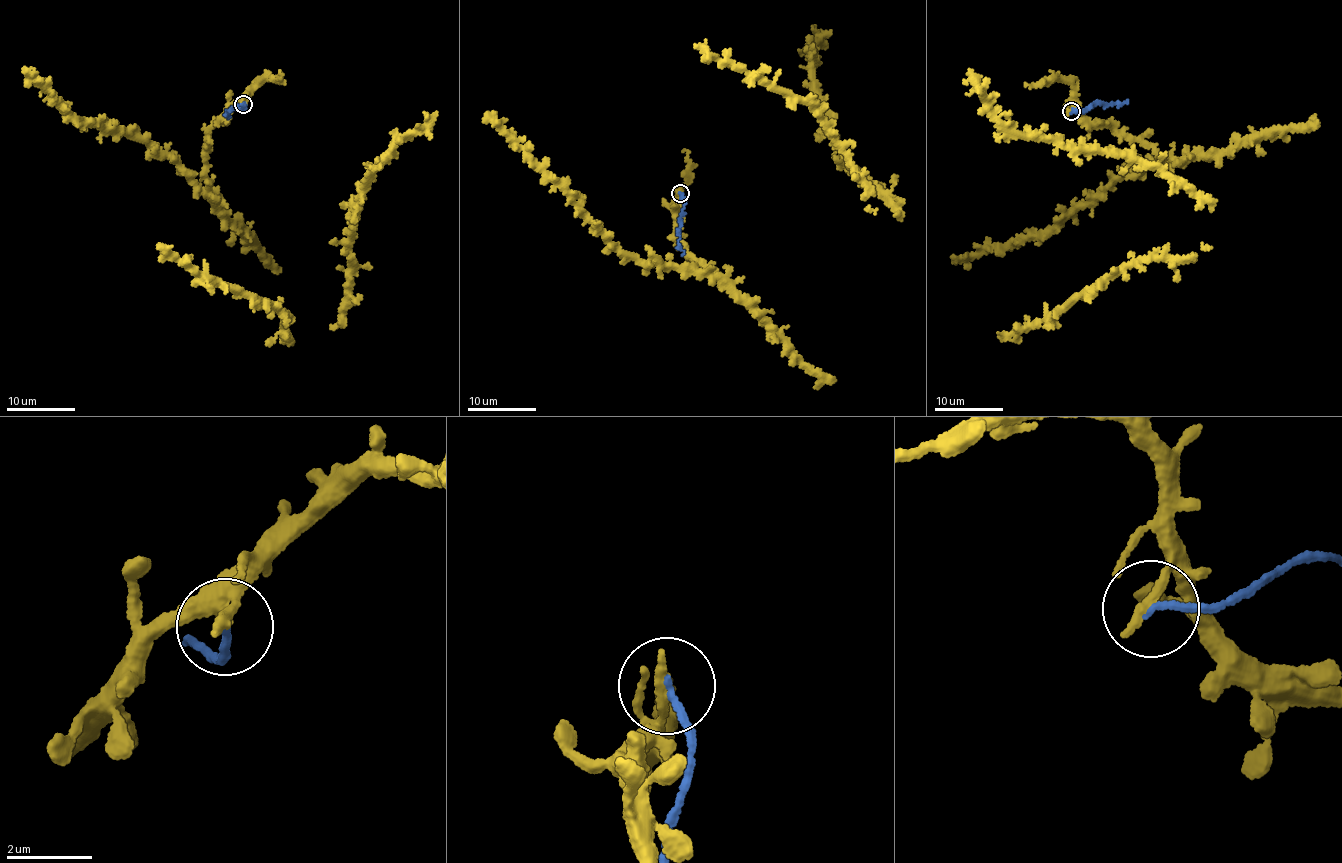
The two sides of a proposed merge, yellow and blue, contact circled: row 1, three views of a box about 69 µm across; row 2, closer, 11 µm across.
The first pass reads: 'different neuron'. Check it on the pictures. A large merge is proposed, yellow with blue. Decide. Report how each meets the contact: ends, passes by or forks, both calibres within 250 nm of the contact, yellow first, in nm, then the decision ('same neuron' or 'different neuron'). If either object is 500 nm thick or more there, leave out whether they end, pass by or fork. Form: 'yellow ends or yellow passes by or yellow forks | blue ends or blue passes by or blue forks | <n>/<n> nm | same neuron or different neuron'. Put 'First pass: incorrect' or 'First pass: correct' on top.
First pass: correct
yellow ends | blue ends | 280/150 nm | different neuron

